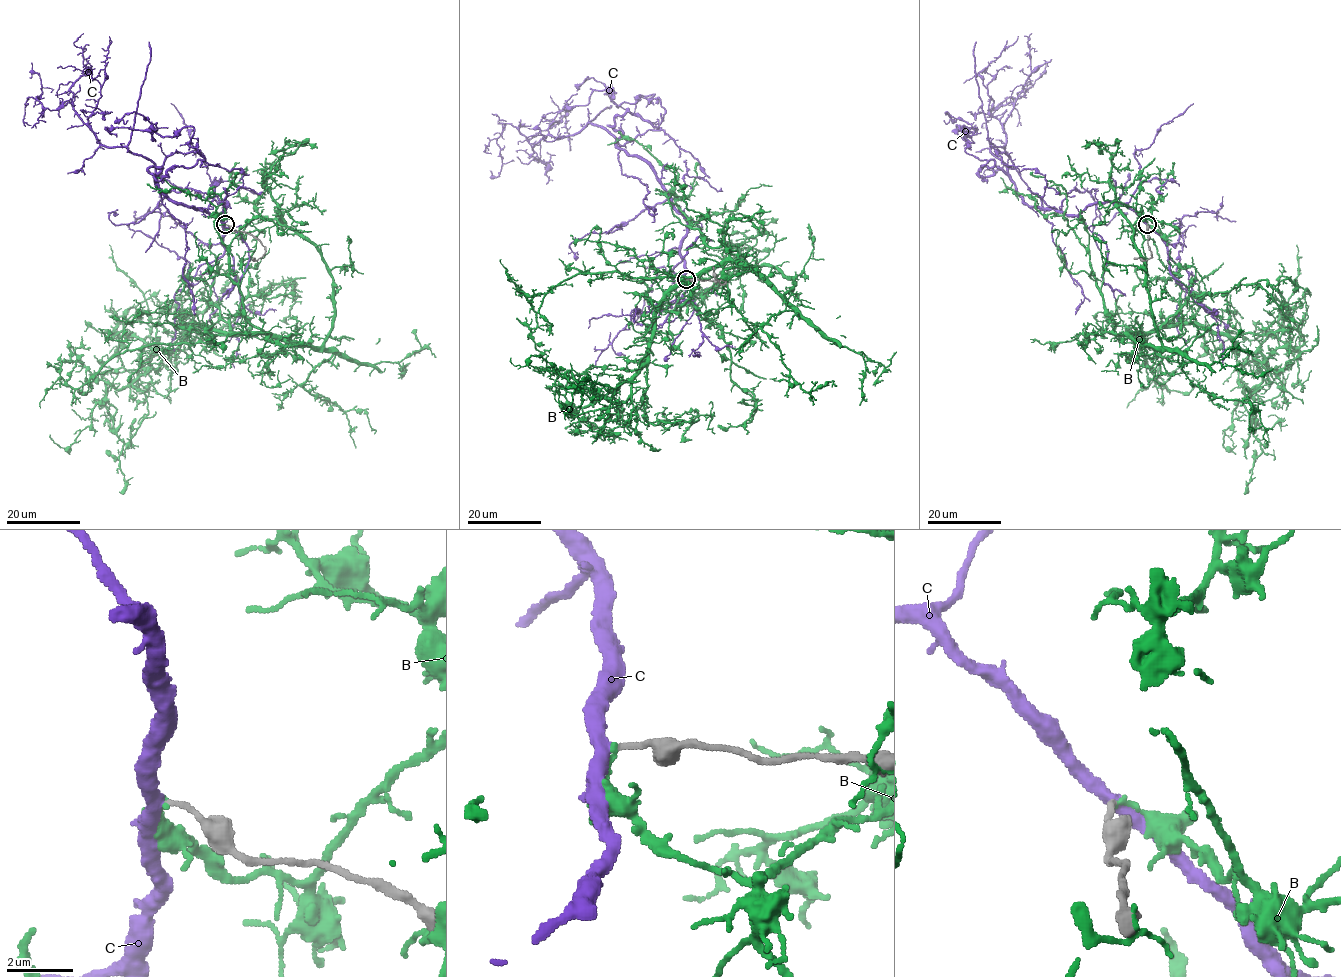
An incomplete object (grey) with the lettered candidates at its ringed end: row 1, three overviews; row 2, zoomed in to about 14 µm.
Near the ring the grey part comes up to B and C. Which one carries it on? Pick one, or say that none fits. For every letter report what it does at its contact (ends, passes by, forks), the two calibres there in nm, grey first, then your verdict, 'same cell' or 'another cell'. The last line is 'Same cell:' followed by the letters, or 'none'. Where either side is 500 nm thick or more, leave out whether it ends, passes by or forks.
B: it ends | 160/140 nm | another cell
C: it passes by | 160/400 nm | another cell
Same cell: none

